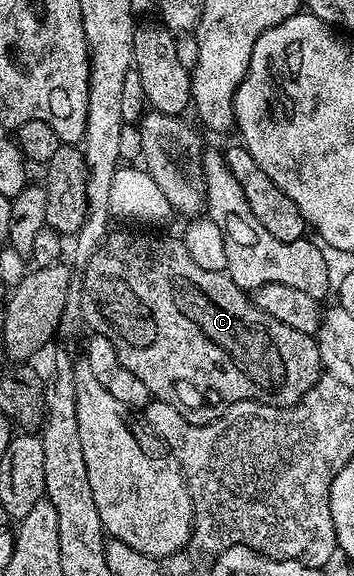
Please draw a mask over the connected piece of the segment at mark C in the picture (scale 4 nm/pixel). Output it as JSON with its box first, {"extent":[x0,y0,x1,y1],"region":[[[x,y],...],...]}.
{"extent":[80,232,324,426],"region":[[[140,232],[144,234],[114,234],[107,233],[102,245],[85,259],[86,271],[82,274],[82,302],[80,301],[80,318],[87,322],[93,333],[108,336],[116,348],[116,356],[120,356],[120,364],[132,372],[132,376],[137,376],[148,388],[148,392],[157,401],[164,404],[172,404],[180,416],[184,416],[193,426],[203,426],[222,415],[223,410],[228,409],[237,402],[263,402],[269,406],[294,406],[311,390],[319,378],[323,377],[324,371],[318,343],[311,335],[296,332],[296,328],[288,328],[288,324],[280,324],[280,320],[272,320],[268,312],[260,312],[256,304],[252,301],[251,295],[238,287],[231,280],[230,275],[223,271],[209,271],[200,268],[192,256],[189,255],[188,248],[183,239],[157,238],[154,232]]]}

